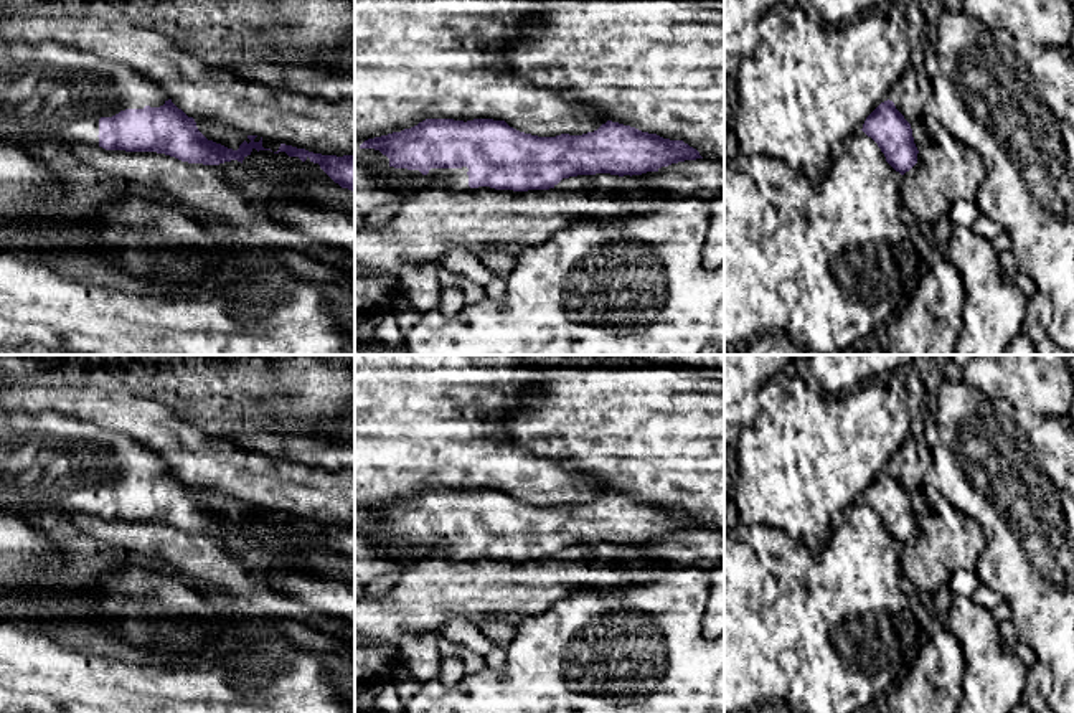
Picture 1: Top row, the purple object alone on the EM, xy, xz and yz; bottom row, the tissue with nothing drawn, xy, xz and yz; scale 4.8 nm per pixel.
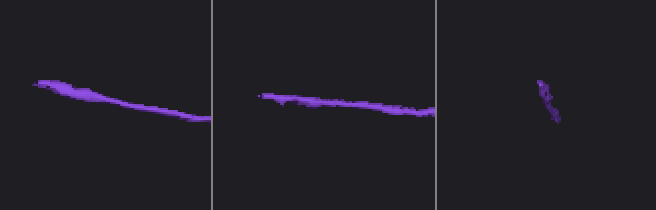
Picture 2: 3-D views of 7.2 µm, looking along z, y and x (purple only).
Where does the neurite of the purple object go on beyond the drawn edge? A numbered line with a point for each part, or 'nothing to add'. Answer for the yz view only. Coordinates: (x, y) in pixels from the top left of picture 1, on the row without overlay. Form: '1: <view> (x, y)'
nothing to add

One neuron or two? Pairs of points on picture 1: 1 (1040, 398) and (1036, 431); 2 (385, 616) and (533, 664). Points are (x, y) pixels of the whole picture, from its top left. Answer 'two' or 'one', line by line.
1: two
2: two

